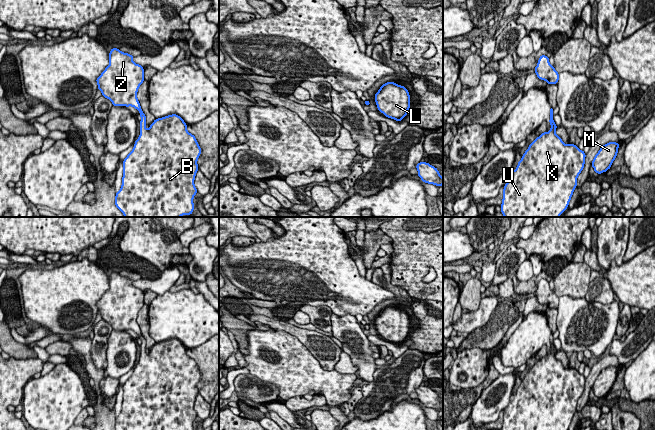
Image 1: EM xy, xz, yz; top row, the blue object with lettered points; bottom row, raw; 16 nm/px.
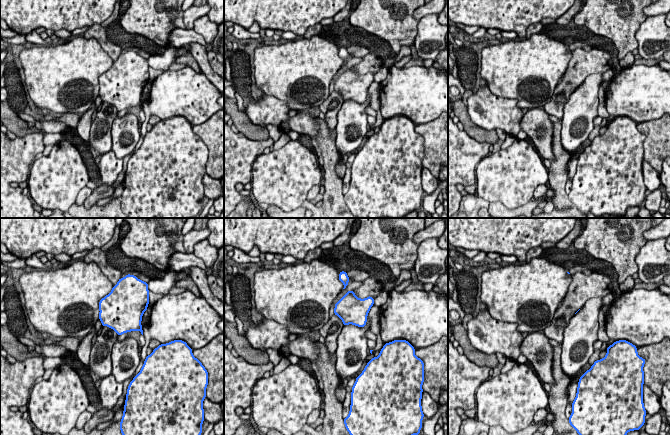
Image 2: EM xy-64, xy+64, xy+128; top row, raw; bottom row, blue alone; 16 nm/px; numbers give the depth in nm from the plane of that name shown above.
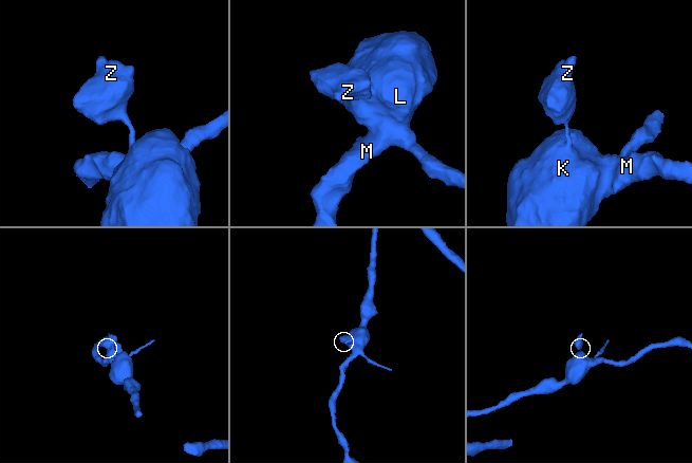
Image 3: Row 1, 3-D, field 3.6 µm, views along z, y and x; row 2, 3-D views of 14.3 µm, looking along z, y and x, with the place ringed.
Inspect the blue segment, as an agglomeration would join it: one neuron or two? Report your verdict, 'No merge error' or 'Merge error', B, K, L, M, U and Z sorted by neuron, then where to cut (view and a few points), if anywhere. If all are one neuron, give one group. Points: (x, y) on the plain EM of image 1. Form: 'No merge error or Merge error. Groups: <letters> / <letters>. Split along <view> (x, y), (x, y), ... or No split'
No merge error. Groups: B K L M U Z. No split

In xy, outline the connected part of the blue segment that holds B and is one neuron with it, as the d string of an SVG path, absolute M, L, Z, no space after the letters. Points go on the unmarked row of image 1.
M112 272L109 276L109 290L96 303L98 314L102 320L109 323L113 330L132 330L140 337L140 359L135 365L132 375L123 385L123 401L120 414L115 420L116 430L194 430L193 422L197 417L194 409L196 396L199 394L197 384L201 378L201 372L194 359L186 353L187 348L176 339L168 339L155 343L147 354L146 340L143 337L137 323L137 316L144 305L144 292L133 286L132 279L121 276L117 272Z

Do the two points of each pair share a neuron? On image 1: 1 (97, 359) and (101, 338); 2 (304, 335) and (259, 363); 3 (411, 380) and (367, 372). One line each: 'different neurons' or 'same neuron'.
1: same neuron
2: different neurons
3: different neurons

